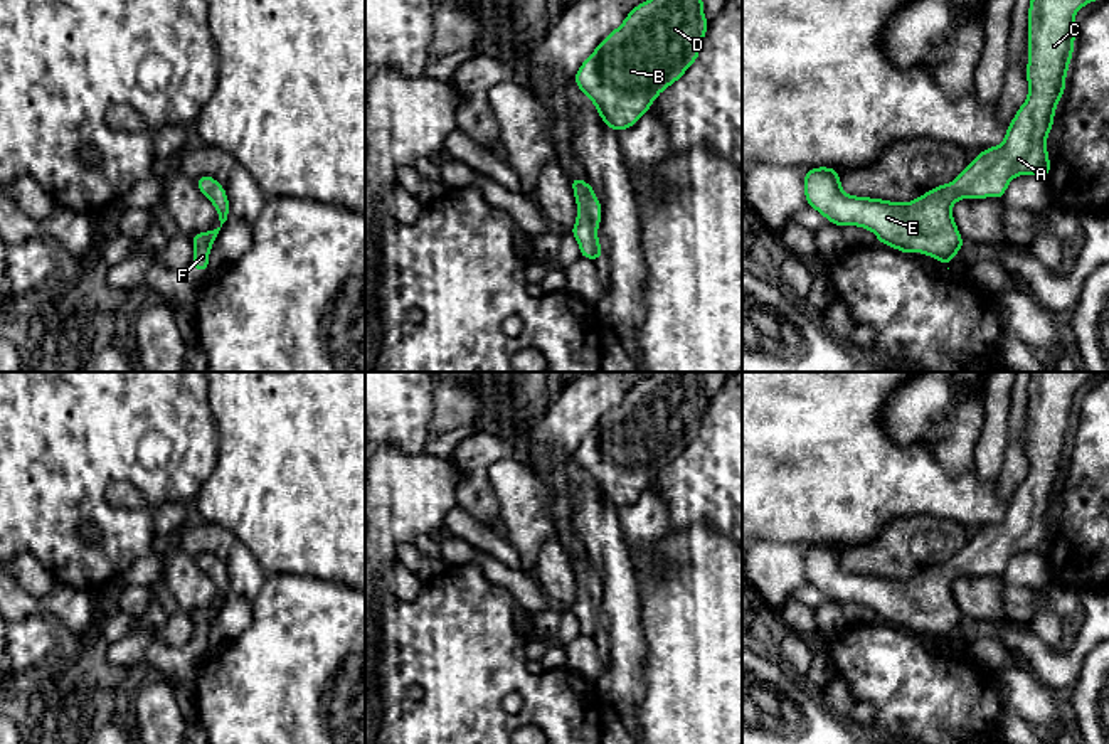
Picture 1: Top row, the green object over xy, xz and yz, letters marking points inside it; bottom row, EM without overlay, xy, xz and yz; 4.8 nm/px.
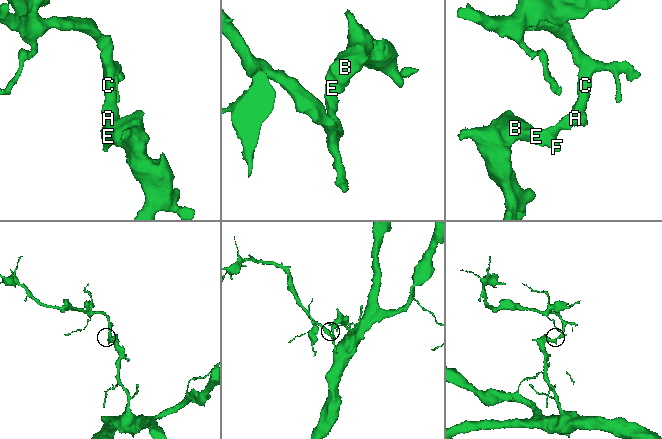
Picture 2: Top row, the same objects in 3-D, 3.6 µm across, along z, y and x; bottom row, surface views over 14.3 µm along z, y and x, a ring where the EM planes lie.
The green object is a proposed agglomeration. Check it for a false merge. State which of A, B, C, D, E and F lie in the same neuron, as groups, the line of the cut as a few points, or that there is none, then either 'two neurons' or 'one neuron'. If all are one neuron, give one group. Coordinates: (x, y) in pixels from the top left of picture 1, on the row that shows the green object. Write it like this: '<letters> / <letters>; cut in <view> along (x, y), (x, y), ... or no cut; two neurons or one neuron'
A B C D E F; no cut; one neuron

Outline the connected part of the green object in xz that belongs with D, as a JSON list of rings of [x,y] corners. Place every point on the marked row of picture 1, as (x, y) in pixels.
[[[648,0],[636,3],[624,22],[584,59],[574,82],[594,103],[602,123],[614,133],[633,128],[651,108],[656,96],[677,82],[698,59],[708,25],[710,22],[703,17],[703,0]]]

